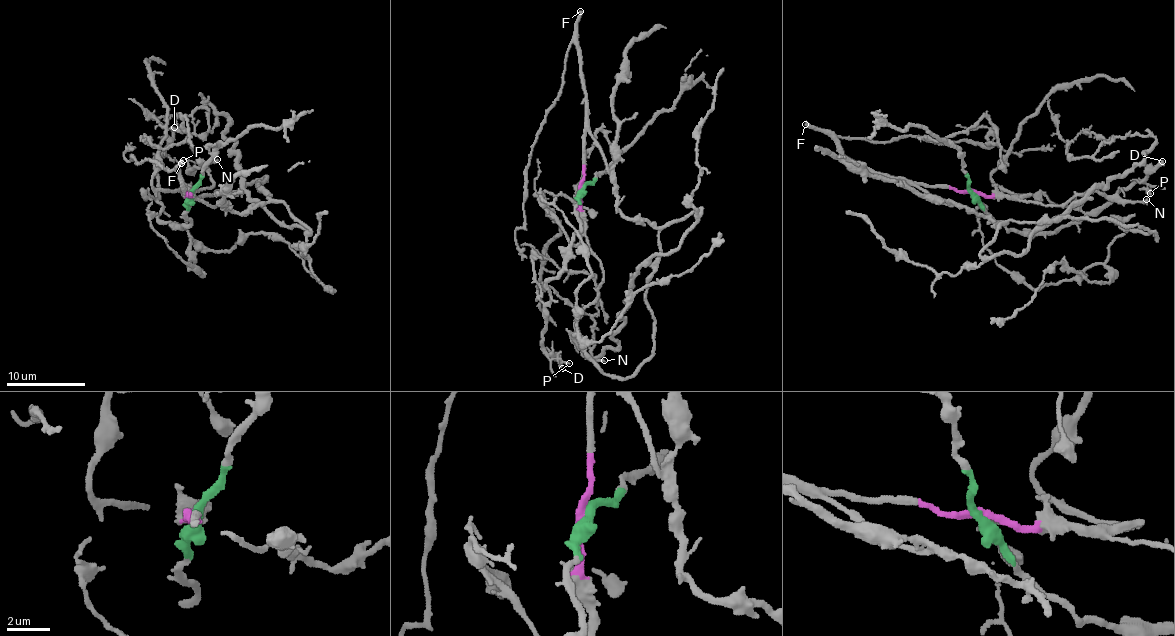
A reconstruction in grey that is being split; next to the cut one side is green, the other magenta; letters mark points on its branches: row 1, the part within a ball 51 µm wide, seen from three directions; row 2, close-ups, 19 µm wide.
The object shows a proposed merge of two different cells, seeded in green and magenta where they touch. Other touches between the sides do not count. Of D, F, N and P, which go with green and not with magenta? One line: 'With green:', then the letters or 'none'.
With green: D, P

